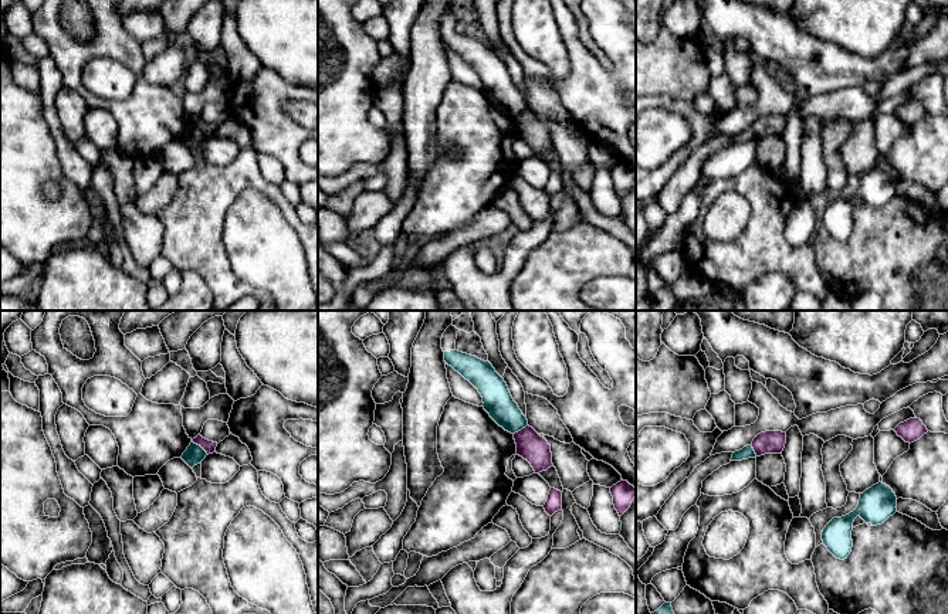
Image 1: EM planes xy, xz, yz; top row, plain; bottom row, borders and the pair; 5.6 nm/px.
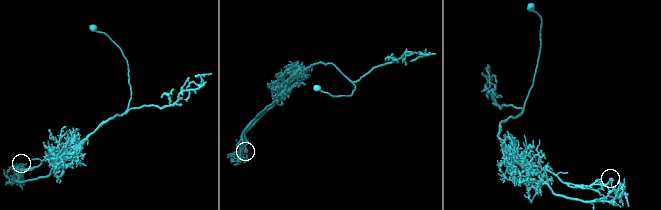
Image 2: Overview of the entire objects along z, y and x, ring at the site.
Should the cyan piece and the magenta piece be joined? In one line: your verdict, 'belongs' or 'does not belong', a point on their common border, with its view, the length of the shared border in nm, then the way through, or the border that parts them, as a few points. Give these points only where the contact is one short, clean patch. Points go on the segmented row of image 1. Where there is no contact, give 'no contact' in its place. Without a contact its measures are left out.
does not belong | xy (200, 447) | 130 nm | along xy (192, 440), (207, 454)

